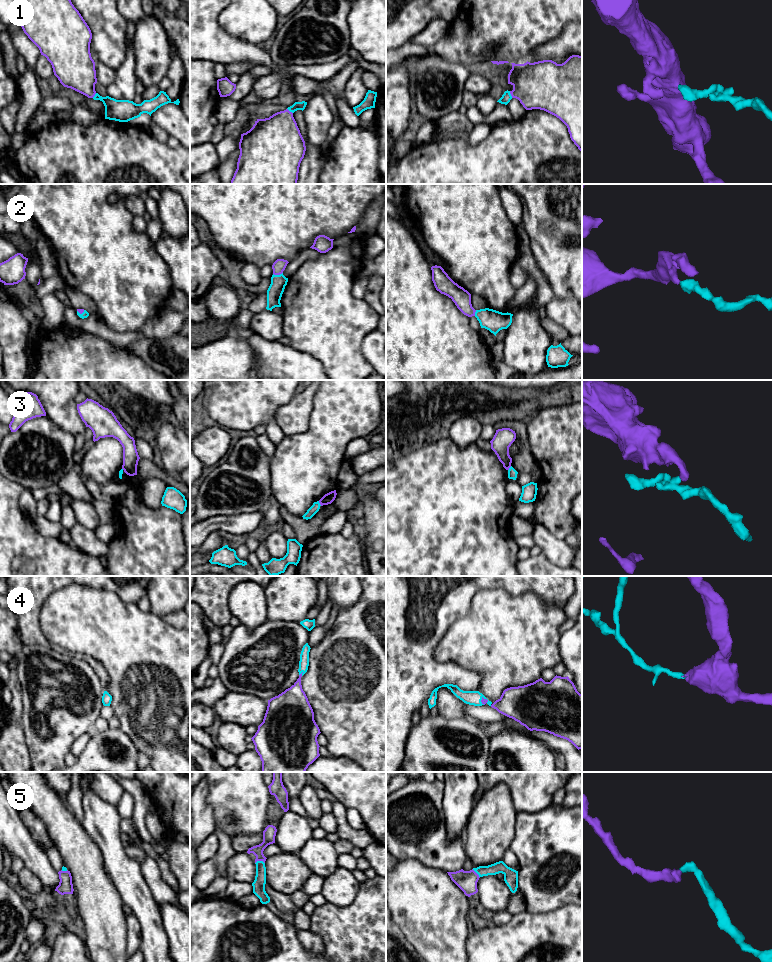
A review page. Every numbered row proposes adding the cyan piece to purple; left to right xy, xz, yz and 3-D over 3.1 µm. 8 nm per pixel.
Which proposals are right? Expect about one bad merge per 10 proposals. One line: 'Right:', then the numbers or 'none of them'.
Right: 1, 2, 4, 5

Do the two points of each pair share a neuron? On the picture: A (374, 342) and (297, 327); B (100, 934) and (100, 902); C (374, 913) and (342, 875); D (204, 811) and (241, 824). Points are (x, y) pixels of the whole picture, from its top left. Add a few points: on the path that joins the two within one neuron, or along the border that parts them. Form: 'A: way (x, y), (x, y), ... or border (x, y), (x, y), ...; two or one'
A: border (375, 329), (361, 345), (361, 353), (369, 363); two
B: way (100, 926), (100, 910); one
C: border (360, 883), (357, 894), (350, 903), (336, 905); two
D: border (208, 791), (207, 801), (211, 807), (216, 828); two

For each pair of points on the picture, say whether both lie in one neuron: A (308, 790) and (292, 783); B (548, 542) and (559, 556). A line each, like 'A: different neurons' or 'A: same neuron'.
A: different neurons
B: same neuron

